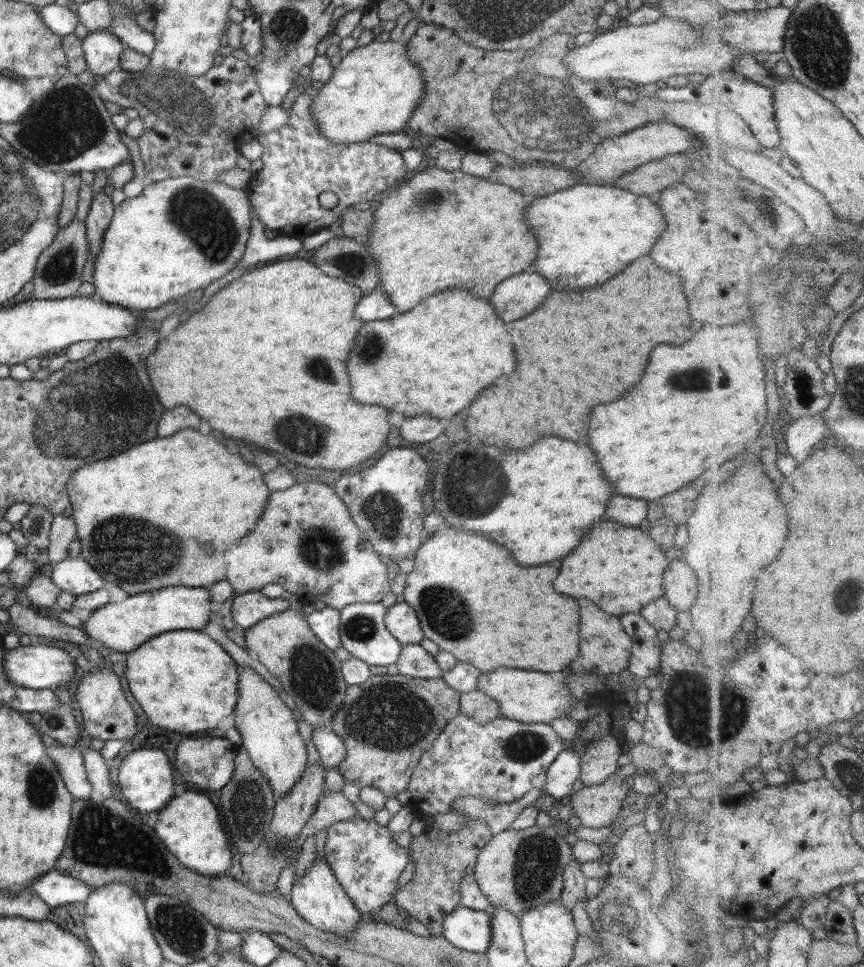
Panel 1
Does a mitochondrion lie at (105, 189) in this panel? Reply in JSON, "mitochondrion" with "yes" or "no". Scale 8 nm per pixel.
{"mitochondrion":"no"}

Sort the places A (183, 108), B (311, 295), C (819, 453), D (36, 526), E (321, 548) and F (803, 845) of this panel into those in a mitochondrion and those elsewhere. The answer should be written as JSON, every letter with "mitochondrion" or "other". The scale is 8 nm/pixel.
{"A":"mitochondrion","B":"other","C":"other","D":"mitochondrion","E":"mitochondrion","F":"other"}

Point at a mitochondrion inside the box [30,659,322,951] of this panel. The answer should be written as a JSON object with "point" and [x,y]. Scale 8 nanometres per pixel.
{"point":[92,822]}

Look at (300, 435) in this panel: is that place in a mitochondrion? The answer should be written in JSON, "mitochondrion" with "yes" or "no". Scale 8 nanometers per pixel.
{"mitochondrion":"yes"}

